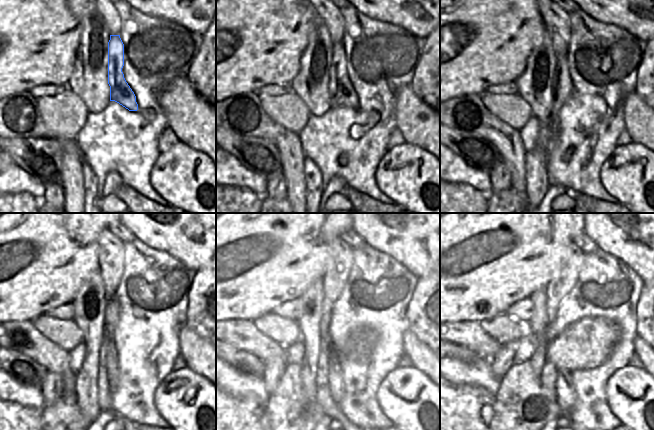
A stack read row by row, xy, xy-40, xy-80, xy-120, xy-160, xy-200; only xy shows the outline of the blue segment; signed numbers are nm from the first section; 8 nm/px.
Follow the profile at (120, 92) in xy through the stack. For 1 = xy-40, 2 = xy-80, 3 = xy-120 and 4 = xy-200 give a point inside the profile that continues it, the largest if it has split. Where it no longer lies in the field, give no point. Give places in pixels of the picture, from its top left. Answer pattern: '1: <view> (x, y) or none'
1: xy-40 (342, 92)
2: xy-80 (562, 88)
3: xy-120 (111, 311)
4: xy-200 (565, 392)

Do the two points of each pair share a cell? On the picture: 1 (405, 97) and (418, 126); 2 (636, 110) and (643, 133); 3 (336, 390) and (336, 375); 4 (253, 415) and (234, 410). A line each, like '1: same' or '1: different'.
1: same
2: same
3: same
4: same

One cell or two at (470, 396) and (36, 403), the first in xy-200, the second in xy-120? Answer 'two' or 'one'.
two

